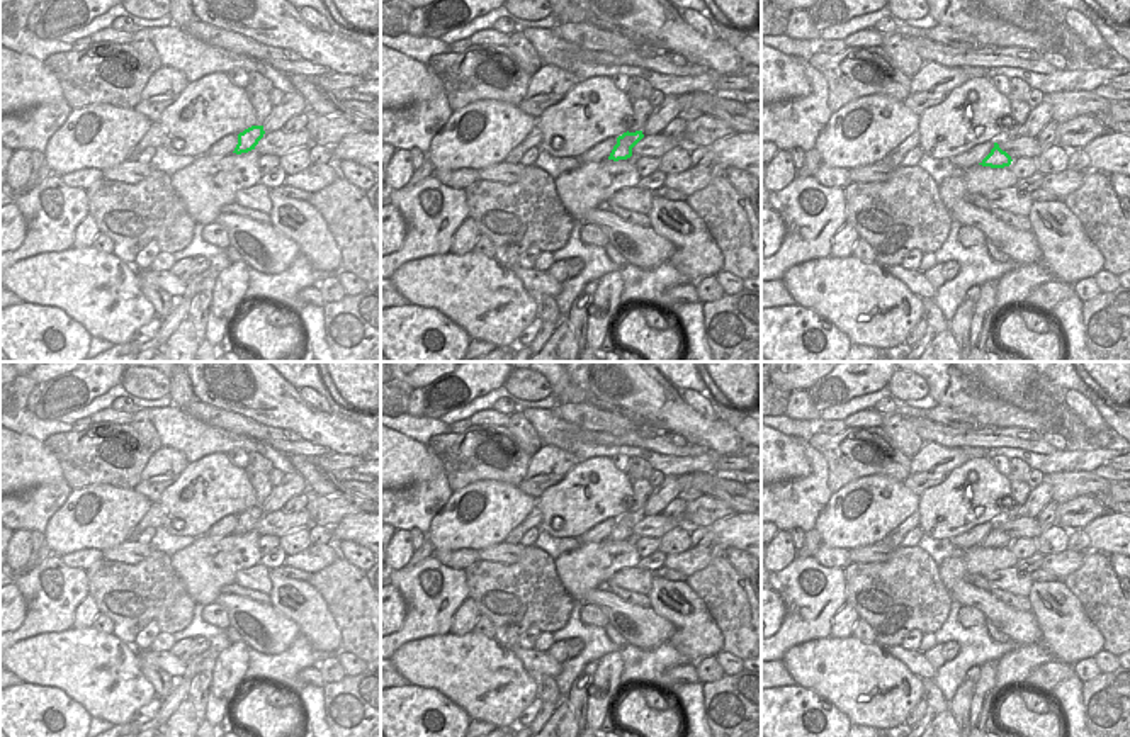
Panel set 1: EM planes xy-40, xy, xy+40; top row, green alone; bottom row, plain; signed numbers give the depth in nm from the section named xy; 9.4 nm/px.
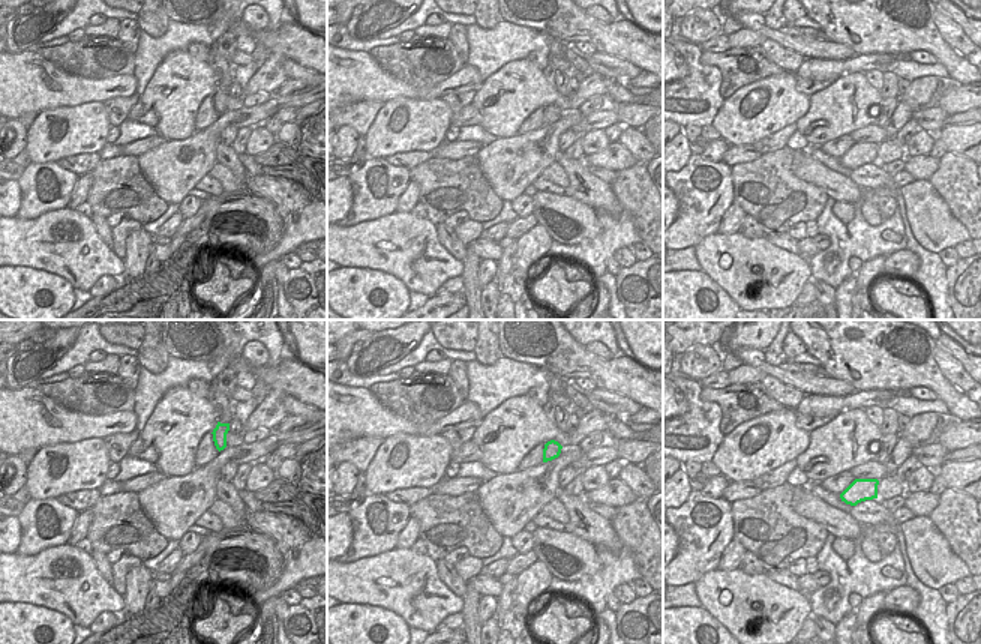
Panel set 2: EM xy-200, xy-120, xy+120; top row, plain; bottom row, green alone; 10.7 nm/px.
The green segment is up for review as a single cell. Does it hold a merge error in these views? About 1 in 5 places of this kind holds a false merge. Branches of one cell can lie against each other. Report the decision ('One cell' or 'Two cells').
One cell.

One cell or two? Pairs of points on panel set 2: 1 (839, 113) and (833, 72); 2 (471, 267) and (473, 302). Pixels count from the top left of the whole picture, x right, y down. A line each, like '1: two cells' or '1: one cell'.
1: two cells
2: one cell

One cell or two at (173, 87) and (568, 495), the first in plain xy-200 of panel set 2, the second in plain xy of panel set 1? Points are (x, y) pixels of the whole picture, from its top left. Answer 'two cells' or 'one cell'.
one cell

